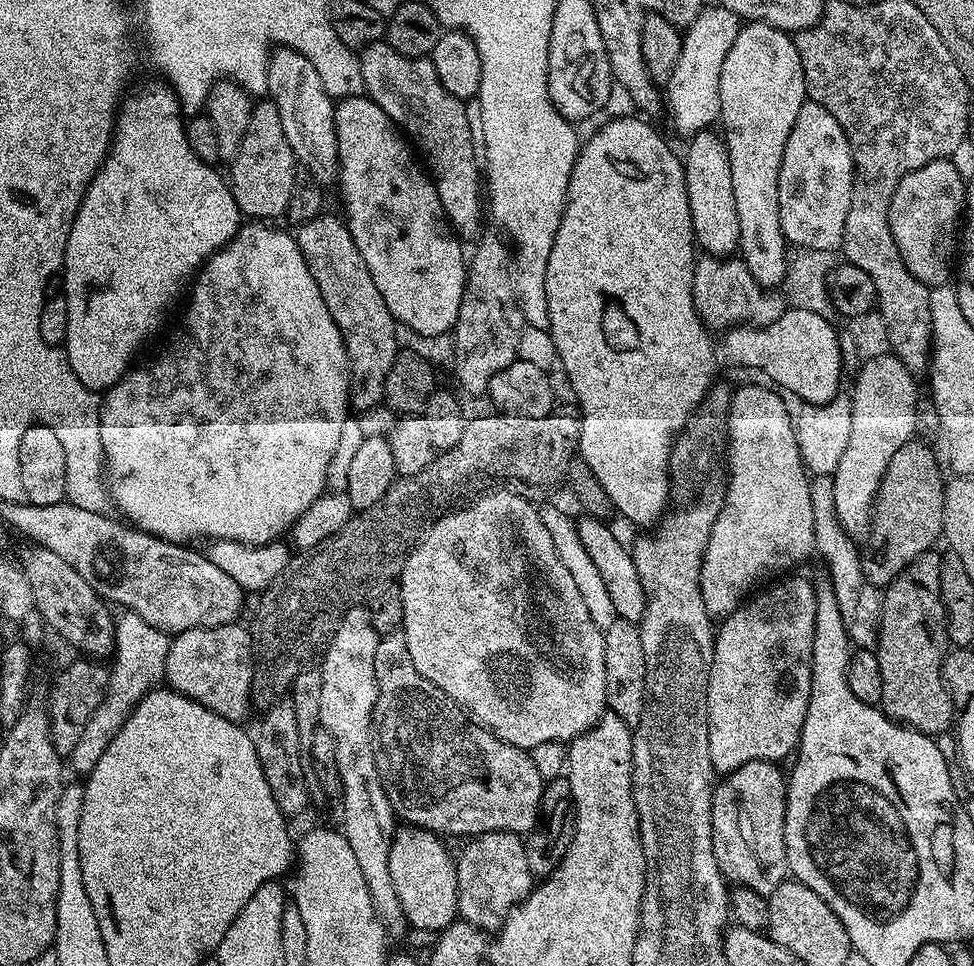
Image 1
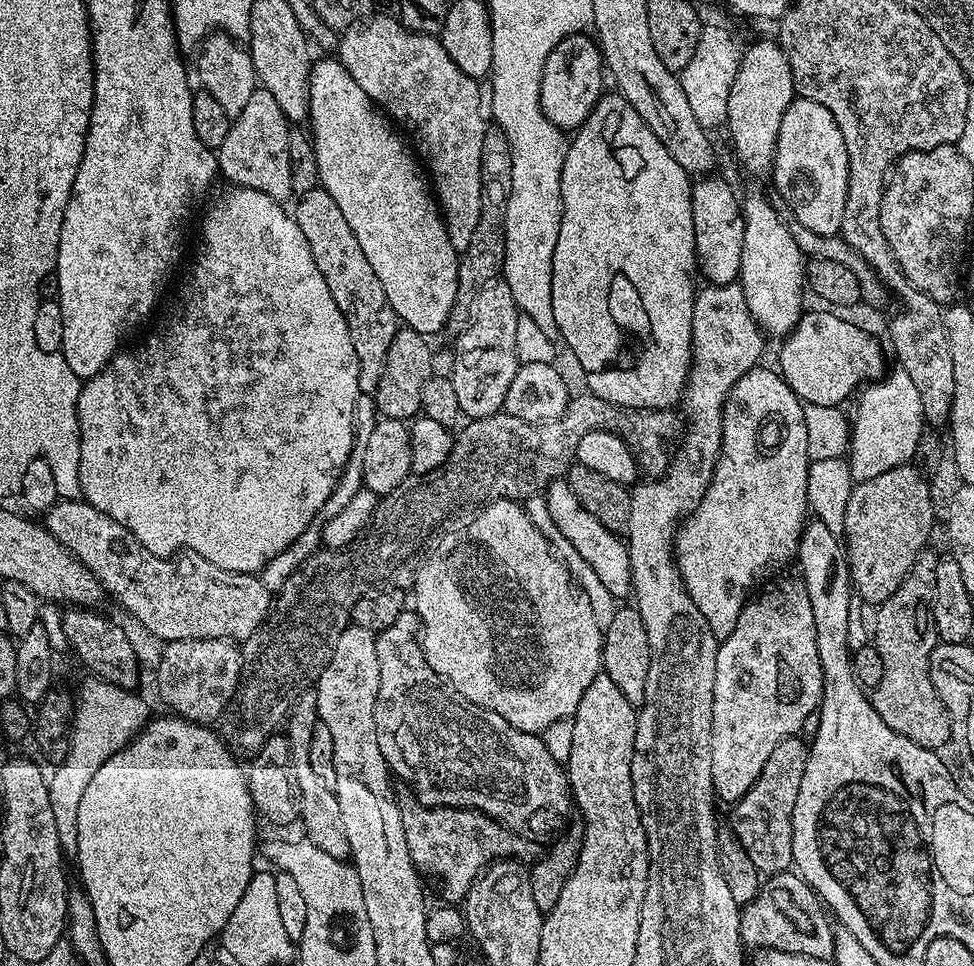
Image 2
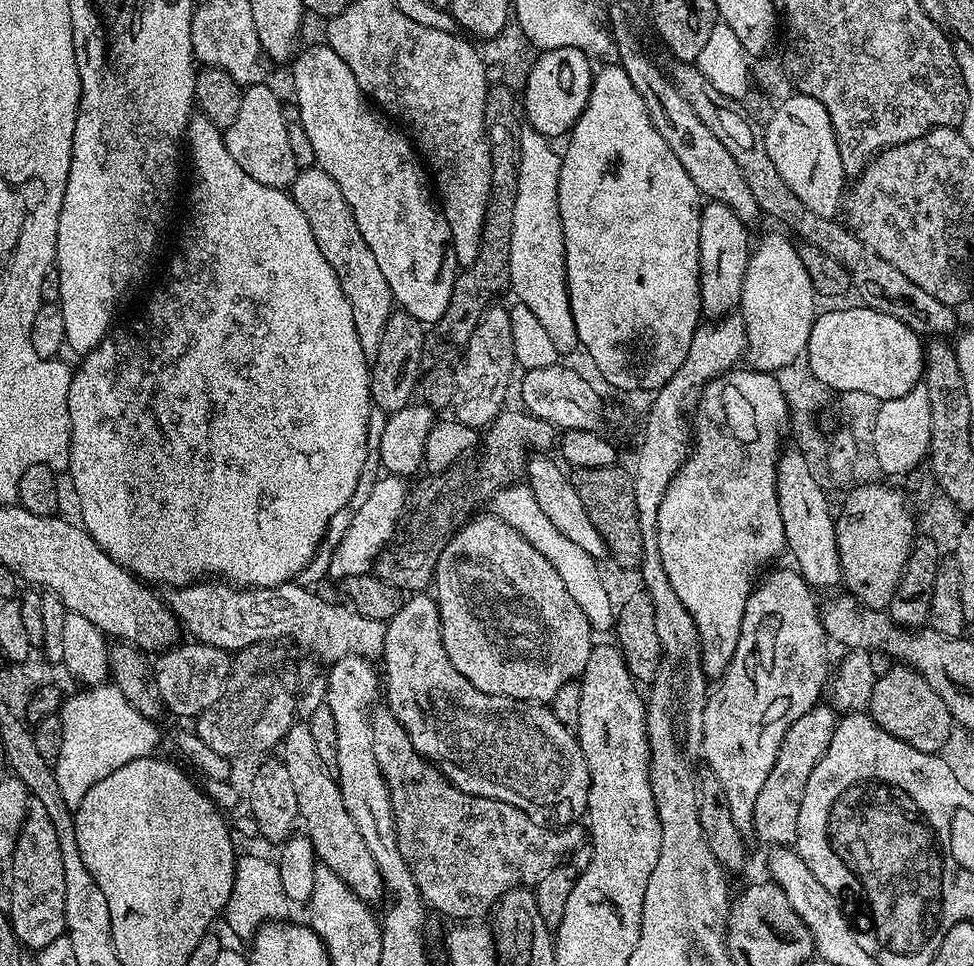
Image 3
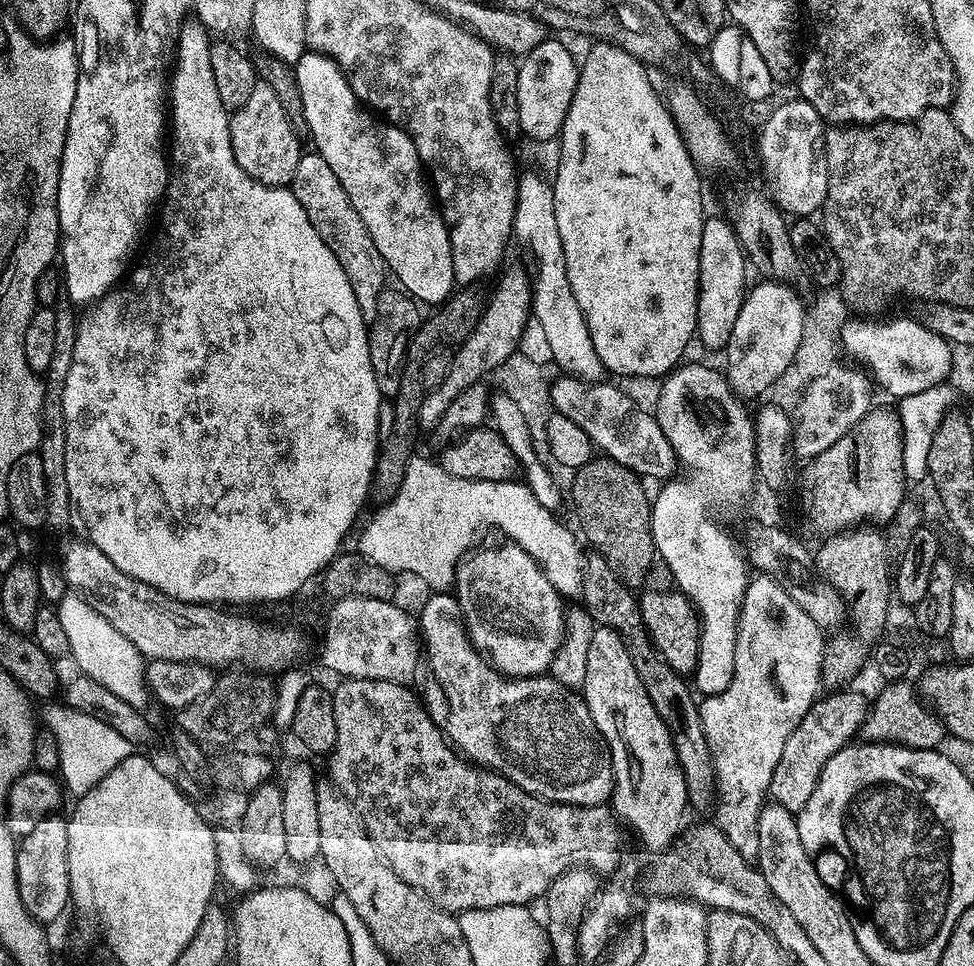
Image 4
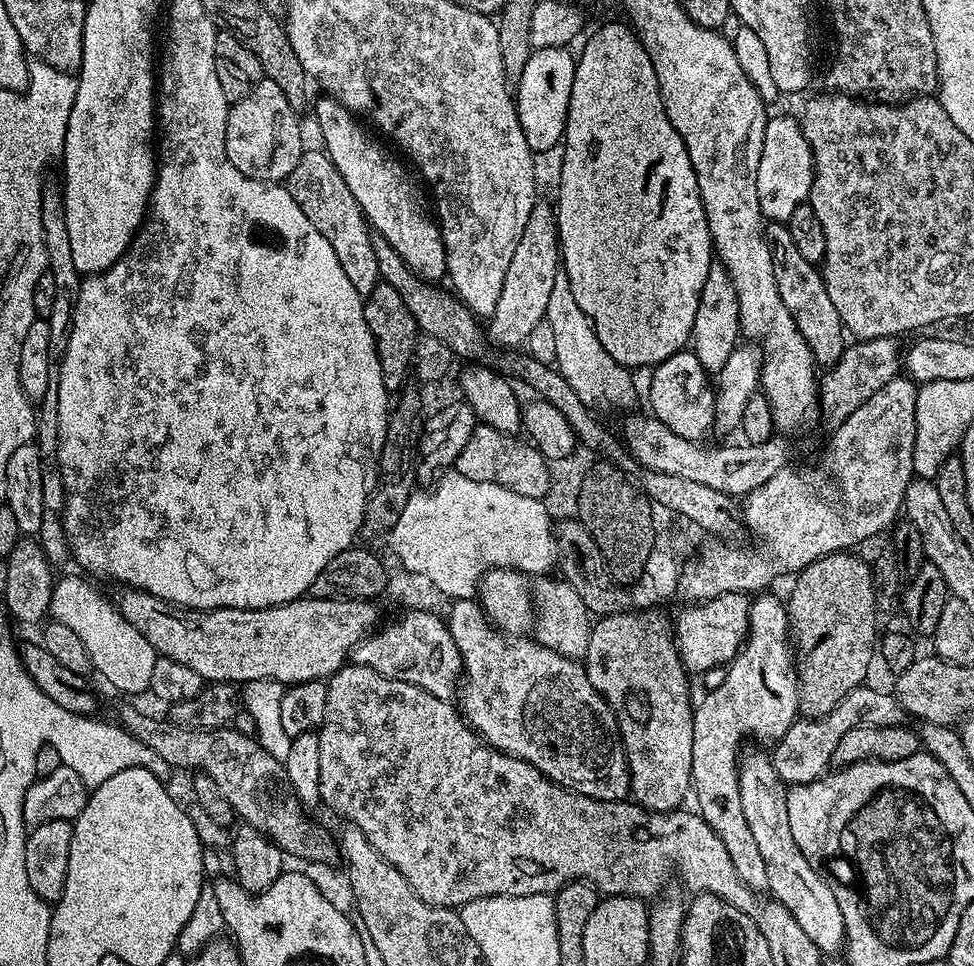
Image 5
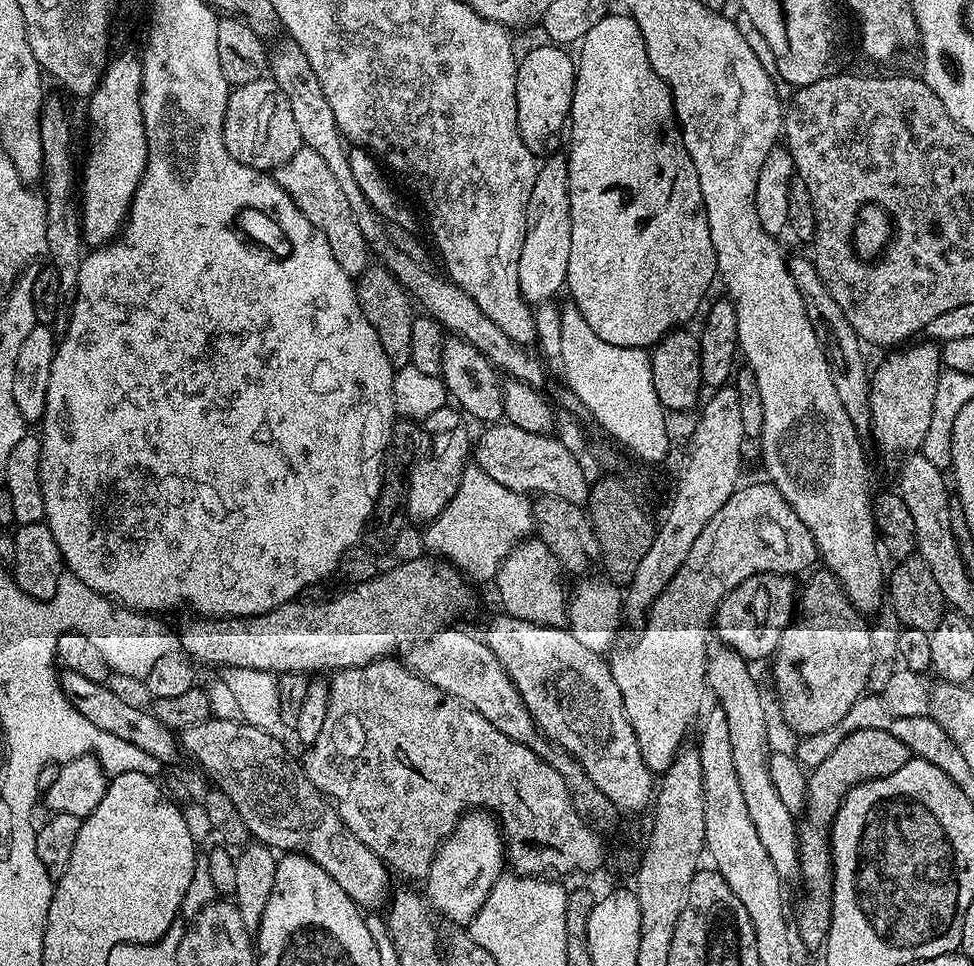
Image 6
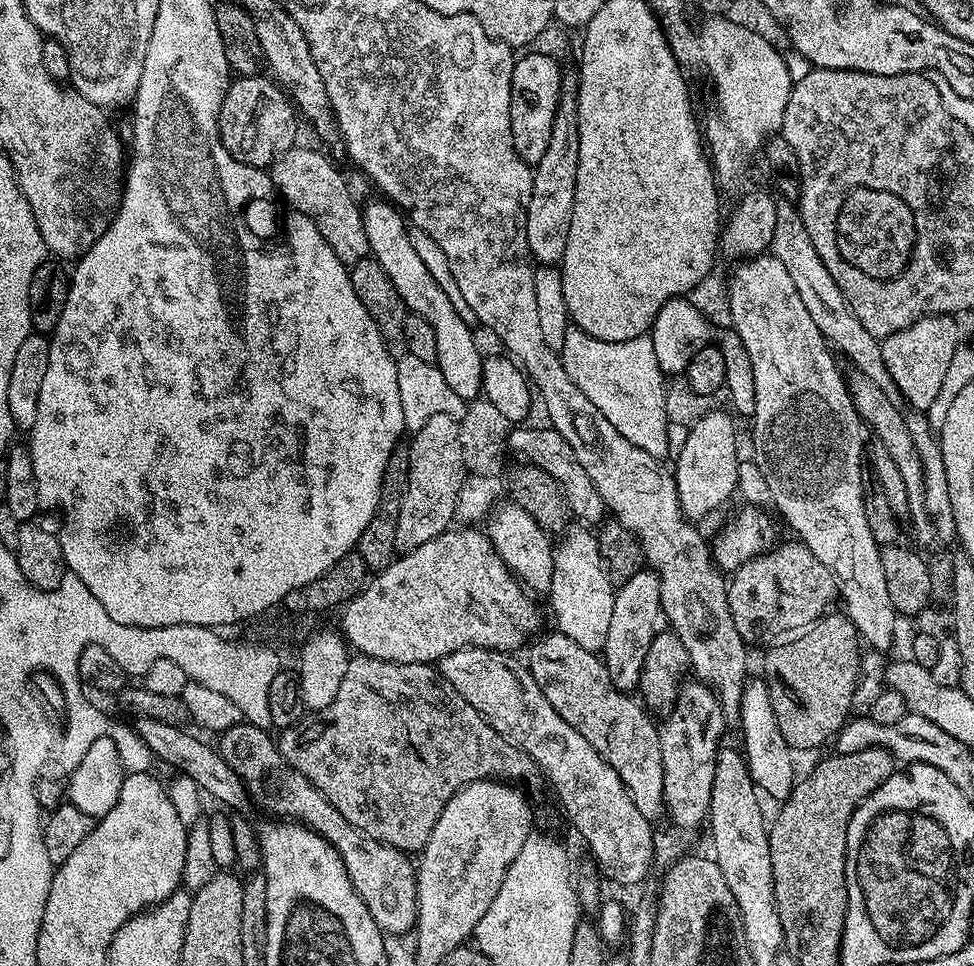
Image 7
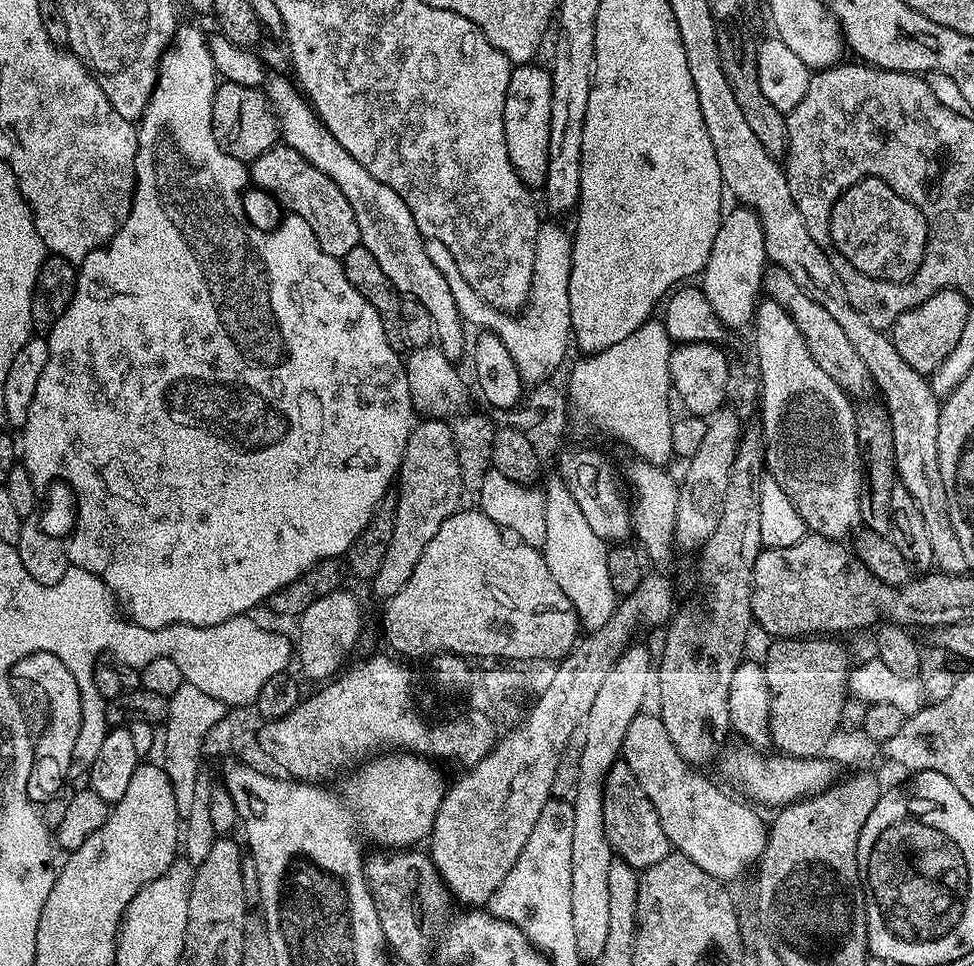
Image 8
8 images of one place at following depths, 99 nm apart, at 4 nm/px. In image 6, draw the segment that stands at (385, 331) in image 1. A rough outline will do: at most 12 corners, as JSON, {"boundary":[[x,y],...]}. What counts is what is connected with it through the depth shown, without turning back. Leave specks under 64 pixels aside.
{"boundary":[[301,146],[275,169],[350,277],[370,263],[334,173]]}

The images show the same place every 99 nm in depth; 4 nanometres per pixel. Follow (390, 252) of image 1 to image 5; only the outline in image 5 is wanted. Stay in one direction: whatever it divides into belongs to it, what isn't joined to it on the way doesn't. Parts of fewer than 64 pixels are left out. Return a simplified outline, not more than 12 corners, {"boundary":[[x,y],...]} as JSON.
{"boundary":[[336,100],[323,151],[371,231],[421,280],[448,270],[421,181]]}

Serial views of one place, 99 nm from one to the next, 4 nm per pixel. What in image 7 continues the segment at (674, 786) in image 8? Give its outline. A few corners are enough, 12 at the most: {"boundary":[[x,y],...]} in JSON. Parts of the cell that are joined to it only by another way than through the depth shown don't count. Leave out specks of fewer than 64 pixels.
{"boundary":[[558,630],[527,649],[546,702],[663,817],[660,729],[597,653]]}

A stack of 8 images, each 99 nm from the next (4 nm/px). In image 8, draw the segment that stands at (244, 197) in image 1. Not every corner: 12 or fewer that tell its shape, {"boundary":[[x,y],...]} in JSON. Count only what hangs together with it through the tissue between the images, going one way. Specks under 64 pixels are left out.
{"boundary":[[221,83],[210,127],[226,154],[257,160],[278,143],[260,88]]}

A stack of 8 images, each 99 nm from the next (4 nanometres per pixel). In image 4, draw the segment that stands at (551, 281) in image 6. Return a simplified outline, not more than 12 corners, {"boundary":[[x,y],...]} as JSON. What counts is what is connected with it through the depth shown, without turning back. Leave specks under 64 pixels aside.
{"boundary":[[499,273],[446,378],[425,391],[421,429],[435,429],[462,390],[519,349],[532,316],[532,277]]}

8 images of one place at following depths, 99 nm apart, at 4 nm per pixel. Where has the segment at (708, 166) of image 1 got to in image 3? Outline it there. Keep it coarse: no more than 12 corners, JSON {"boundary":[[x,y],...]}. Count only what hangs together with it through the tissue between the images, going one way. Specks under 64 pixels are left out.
{"boundary":[[730,206],[701,207],[700,306],[737,311],[750,255]]}

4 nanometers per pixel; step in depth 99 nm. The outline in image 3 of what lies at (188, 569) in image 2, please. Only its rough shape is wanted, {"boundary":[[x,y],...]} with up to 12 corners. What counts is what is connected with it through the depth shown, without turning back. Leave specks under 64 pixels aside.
{"boundary":[[199,580],[166,603],[229,654],[291,642],[328,666],[383,657],[385,621],[300,582]]}

